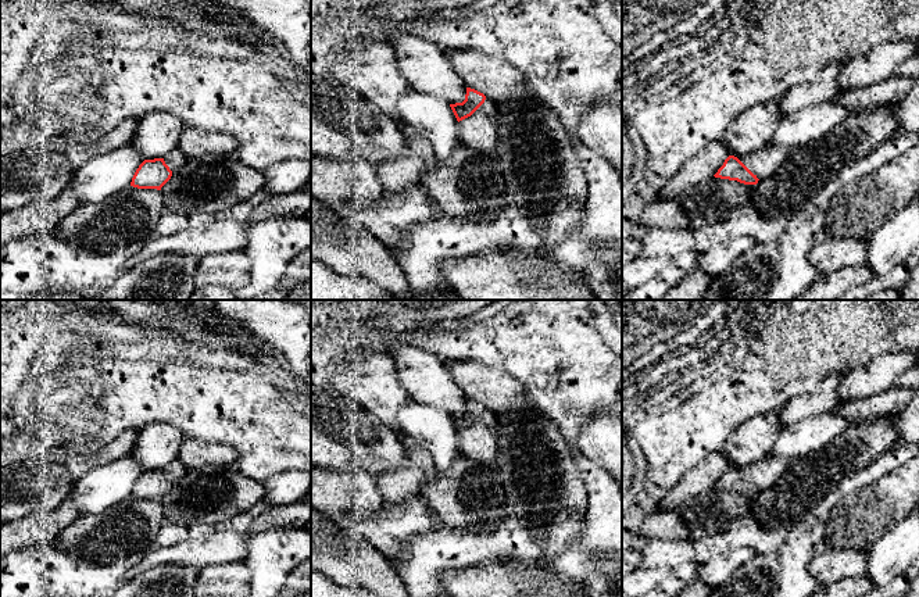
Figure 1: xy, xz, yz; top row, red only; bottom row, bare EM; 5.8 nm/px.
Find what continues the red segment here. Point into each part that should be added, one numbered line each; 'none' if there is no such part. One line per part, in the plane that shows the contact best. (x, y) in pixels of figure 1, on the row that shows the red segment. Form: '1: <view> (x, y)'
1: xz (479, 131)

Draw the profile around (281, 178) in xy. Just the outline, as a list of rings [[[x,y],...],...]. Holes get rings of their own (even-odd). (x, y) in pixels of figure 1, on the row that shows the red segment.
[[[286,160],[275,162],[264,171],[264,176],[265,185],[262,190],[268,196],[300,190],[311,176],[311,161]]]

